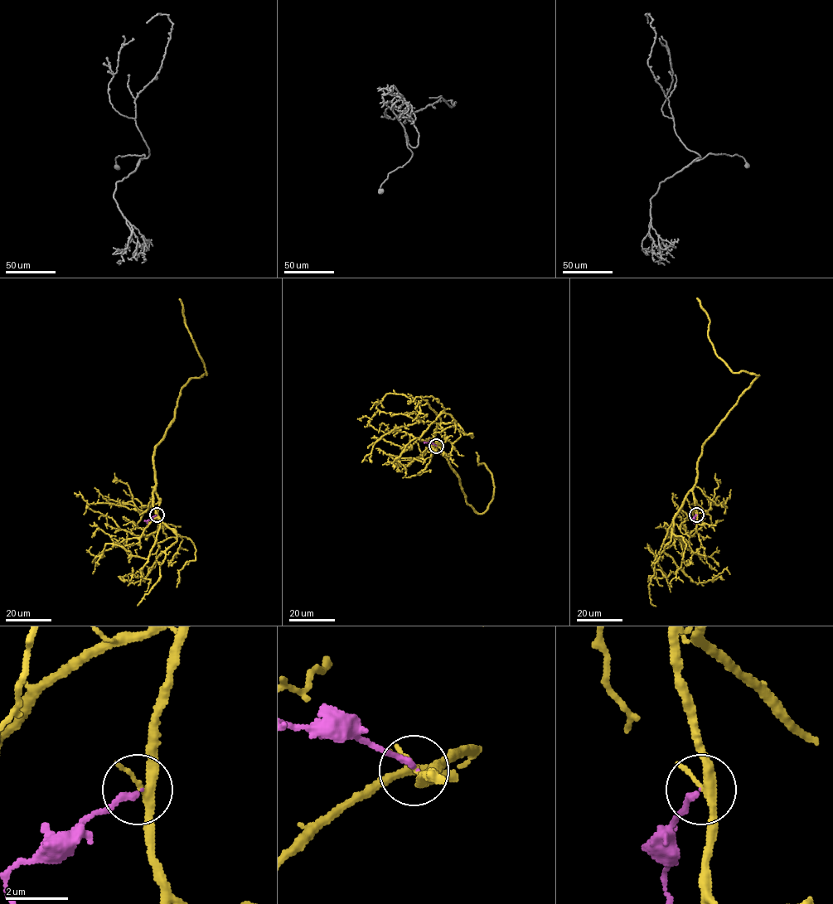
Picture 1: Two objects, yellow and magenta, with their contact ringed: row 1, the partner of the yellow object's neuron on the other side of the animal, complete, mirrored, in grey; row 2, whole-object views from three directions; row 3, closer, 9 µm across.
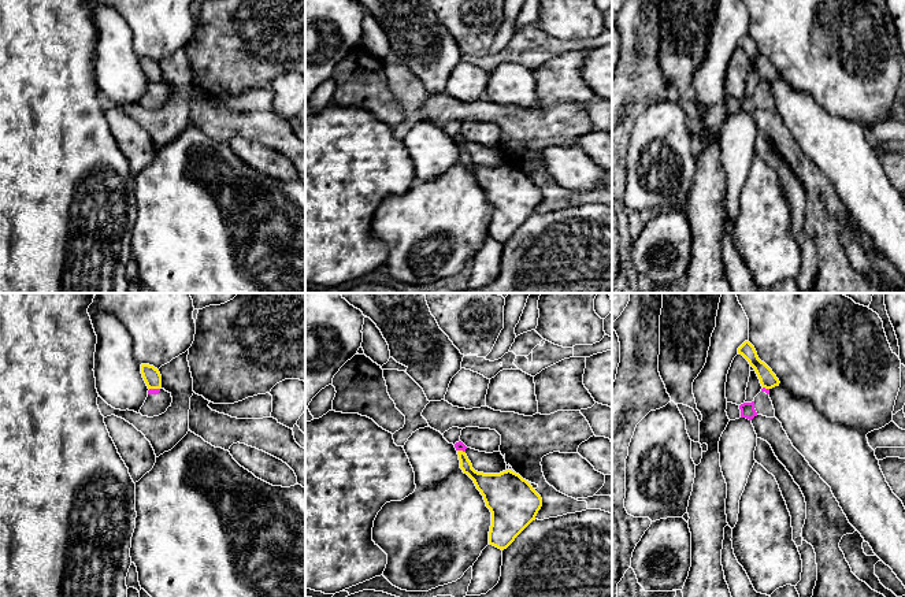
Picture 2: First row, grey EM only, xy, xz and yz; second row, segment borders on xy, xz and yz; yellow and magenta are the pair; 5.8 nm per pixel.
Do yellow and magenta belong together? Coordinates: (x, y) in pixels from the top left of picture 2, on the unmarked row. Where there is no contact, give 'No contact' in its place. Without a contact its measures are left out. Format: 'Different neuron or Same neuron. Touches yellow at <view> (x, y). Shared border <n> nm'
Different neuron. Touches yellow at xy (155, 81). Shared border 60 nm

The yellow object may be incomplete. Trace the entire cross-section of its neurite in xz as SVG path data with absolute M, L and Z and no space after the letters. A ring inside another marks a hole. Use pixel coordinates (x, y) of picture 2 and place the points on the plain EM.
M457 144L460 162L475 177L492 205L489 237L504 244L533 215L542 192L519 167L507 163L483 167L472 162L466 145Z

